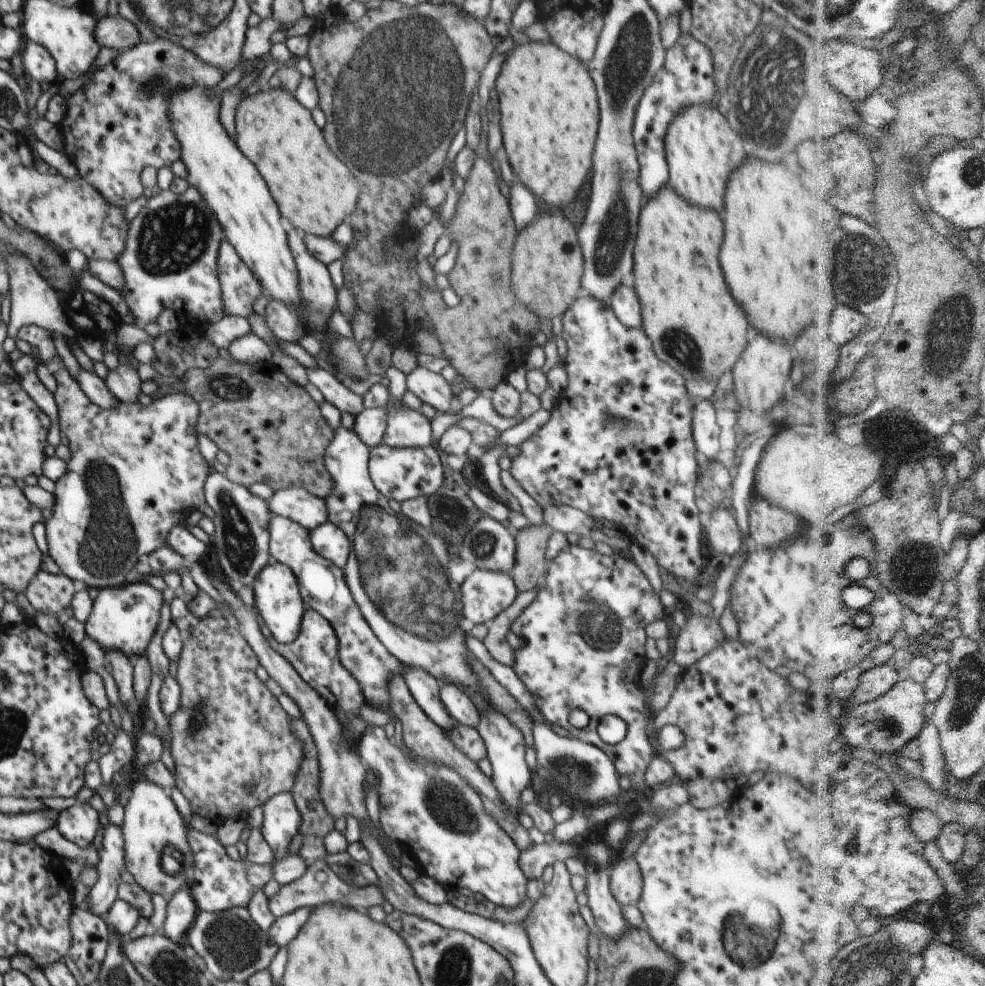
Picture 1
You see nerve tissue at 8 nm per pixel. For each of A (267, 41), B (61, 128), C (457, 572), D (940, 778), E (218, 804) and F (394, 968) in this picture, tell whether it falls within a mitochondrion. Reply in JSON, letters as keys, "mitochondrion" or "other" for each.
{"A":"other","B":"other","C":"mitochondrion","D":"other","E":"other","F":"other"}

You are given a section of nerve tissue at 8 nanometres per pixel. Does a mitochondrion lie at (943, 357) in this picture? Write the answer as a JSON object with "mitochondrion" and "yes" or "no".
{"mitochondrion":"yes"}

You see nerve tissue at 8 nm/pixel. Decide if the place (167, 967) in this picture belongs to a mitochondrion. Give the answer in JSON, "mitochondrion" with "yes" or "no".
{"mitochondrion":"yes"}

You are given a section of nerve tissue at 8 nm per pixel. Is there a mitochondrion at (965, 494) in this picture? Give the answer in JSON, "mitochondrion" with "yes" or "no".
{"mitochondrion":"no"}

